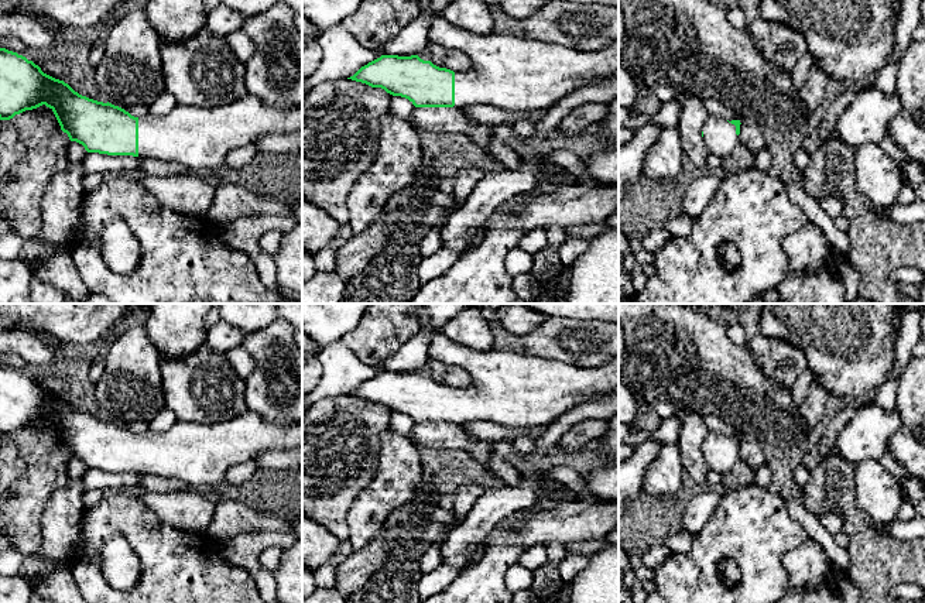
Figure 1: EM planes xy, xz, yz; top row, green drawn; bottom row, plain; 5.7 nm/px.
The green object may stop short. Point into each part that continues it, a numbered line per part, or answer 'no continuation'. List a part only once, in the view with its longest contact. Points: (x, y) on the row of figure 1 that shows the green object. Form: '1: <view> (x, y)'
1: xy (199, 139)

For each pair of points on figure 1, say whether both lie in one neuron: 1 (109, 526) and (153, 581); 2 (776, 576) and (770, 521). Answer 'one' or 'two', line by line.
1: one
2: one

